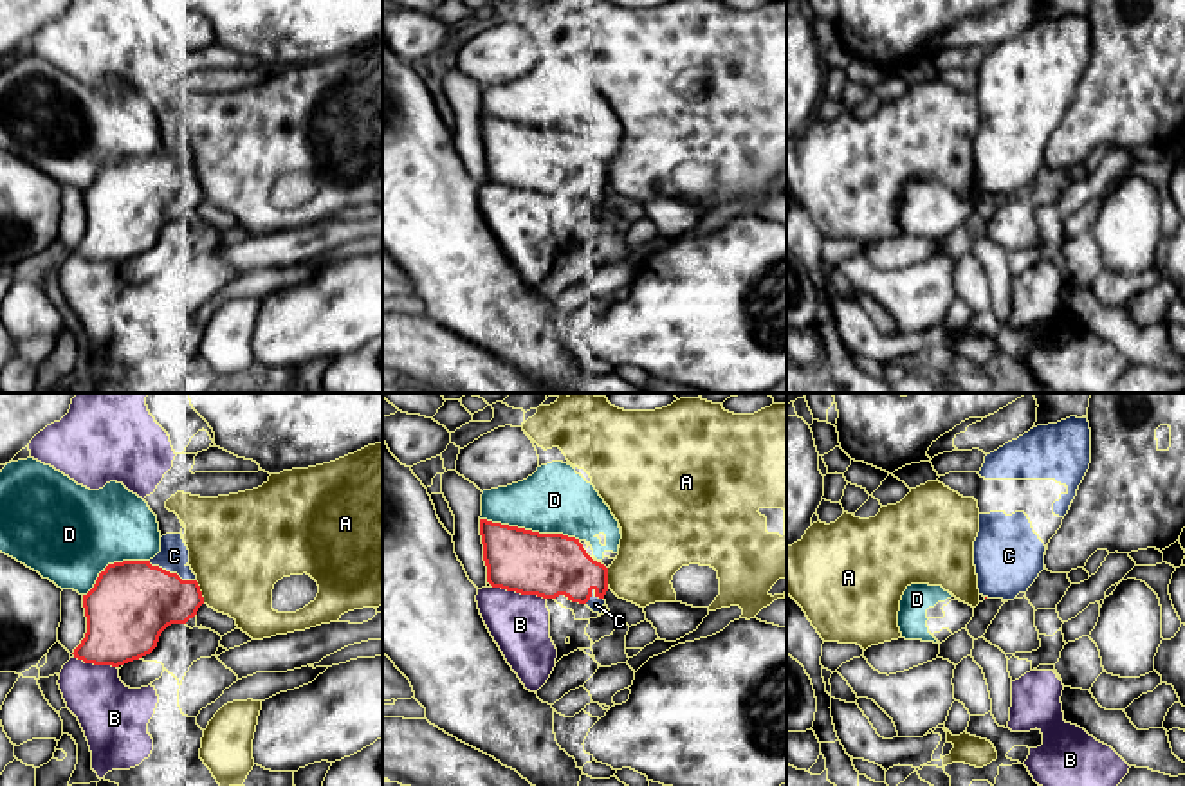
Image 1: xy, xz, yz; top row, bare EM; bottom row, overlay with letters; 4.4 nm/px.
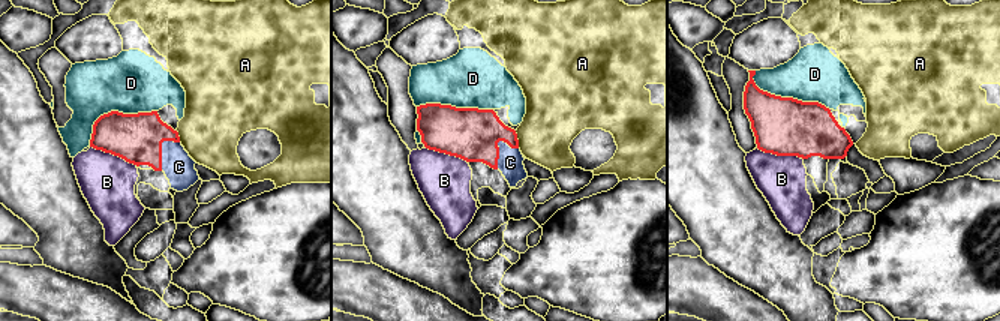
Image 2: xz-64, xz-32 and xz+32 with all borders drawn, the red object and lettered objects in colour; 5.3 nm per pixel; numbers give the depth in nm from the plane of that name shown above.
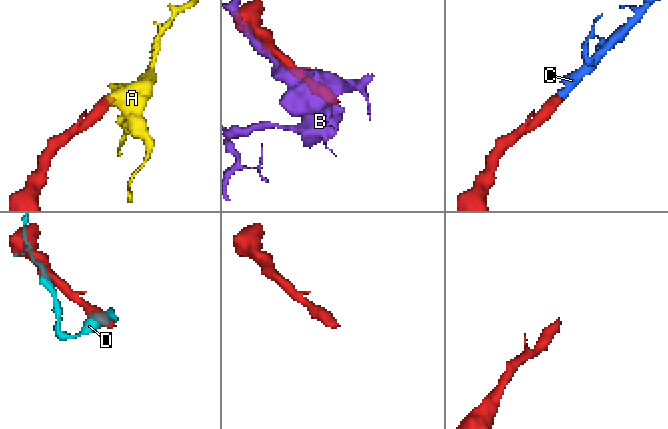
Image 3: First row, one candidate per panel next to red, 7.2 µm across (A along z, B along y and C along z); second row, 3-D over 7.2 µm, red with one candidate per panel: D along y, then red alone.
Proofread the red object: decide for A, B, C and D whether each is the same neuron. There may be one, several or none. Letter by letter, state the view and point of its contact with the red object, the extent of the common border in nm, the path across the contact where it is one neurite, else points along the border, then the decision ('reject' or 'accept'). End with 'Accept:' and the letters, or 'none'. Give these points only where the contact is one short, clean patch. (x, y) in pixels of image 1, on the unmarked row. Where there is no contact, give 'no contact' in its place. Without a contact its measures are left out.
A: xy (201, 188) | 110 nm | reject
B: xz (518, 188) | 260 nm | reject
C: xy (172, 170) | 240 nm | accept
D: xz (531, 127) | 460 nm | reject
Accept: C

